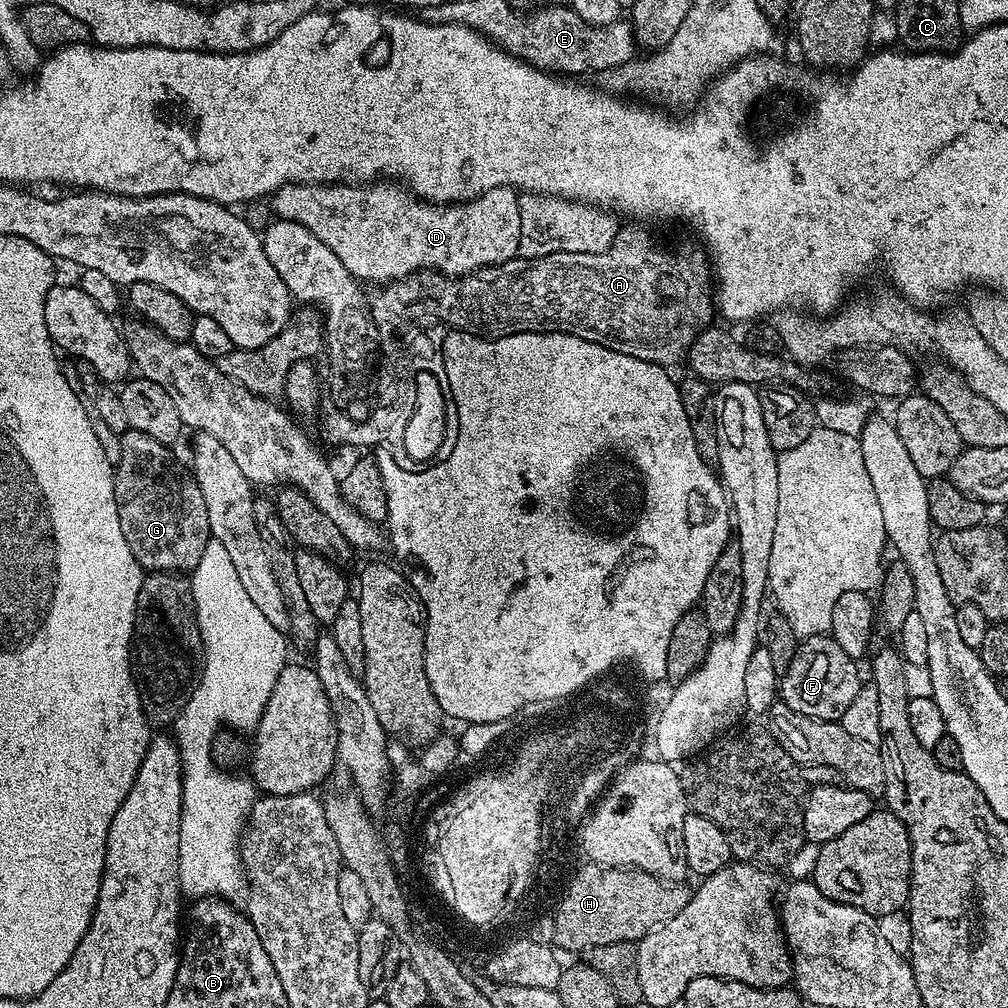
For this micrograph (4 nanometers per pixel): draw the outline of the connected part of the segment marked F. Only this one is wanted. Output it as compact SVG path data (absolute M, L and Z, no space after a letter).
M831 635L803 637L789 668L779 677L779 699L798 714L839 722L842 714L846 714L846 706L854 702L860 689L860 666L850 658L850 654L846 654L846 650L842 650L842 646L838 646Z

